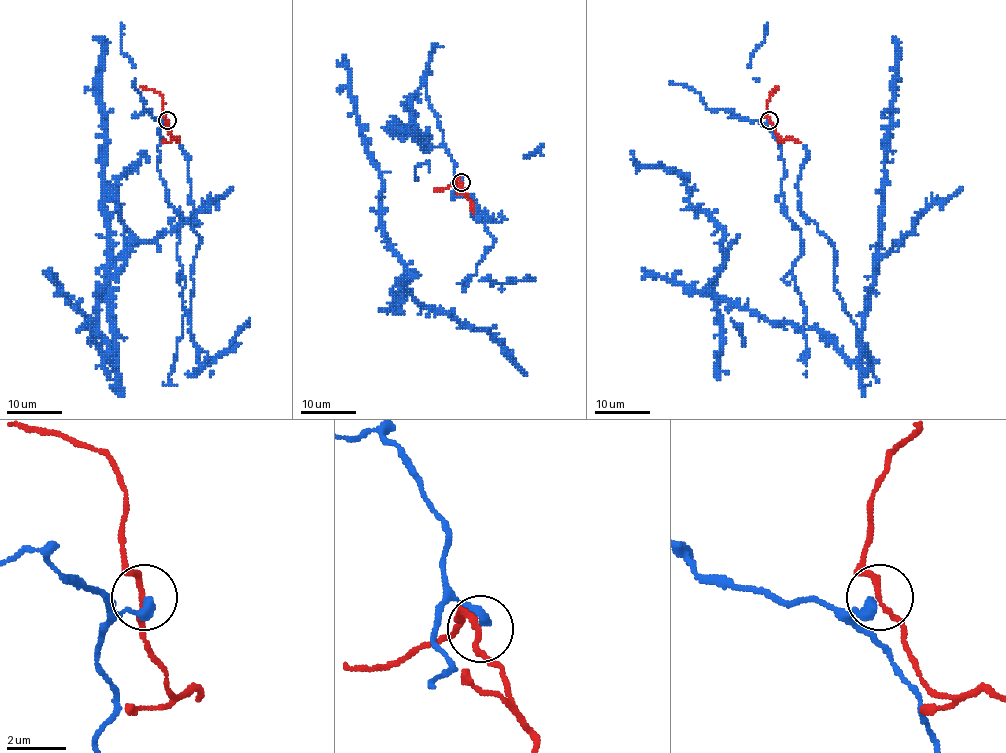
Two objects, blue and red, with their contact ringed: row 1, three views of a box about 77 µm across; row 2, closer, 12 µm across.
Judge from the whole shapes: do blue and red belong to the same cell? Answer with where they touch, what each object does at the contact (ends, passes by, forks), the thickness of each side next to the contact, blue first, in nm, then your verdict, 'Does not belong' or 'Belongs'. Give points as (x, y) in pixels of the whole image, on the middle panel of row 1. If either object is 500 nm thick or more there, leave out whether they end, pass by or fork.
Place: (461, 182). At the ring blue ends. At the ring red passes by. Thickness 360 nm (blue) against 180 nm. Belongs

